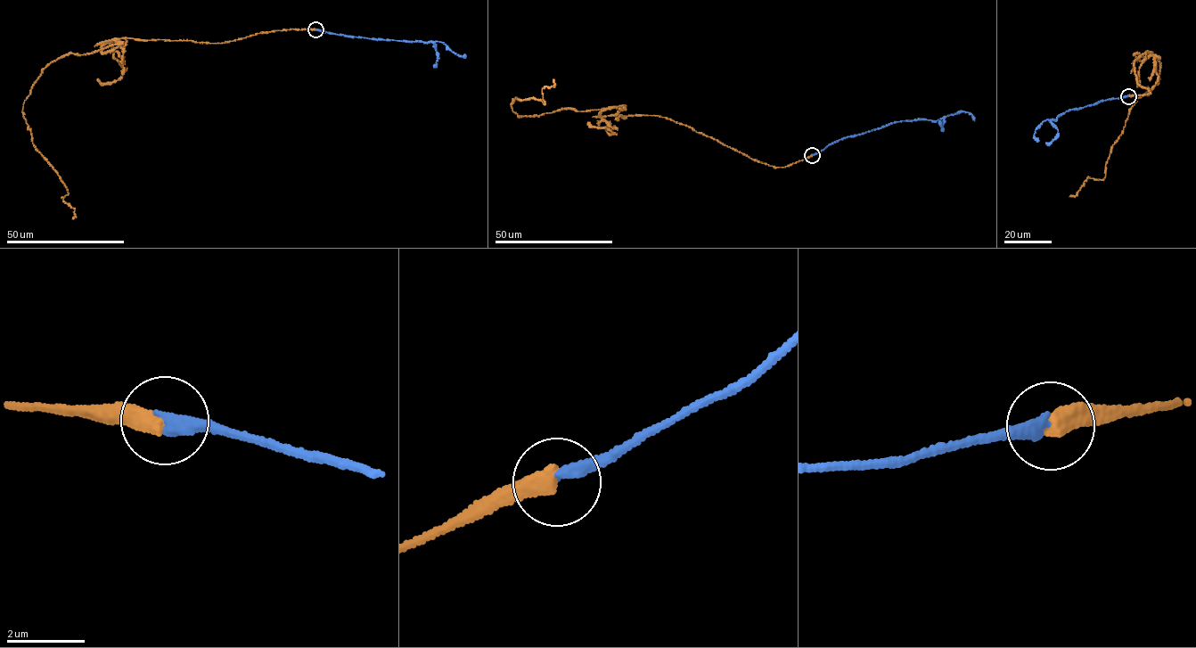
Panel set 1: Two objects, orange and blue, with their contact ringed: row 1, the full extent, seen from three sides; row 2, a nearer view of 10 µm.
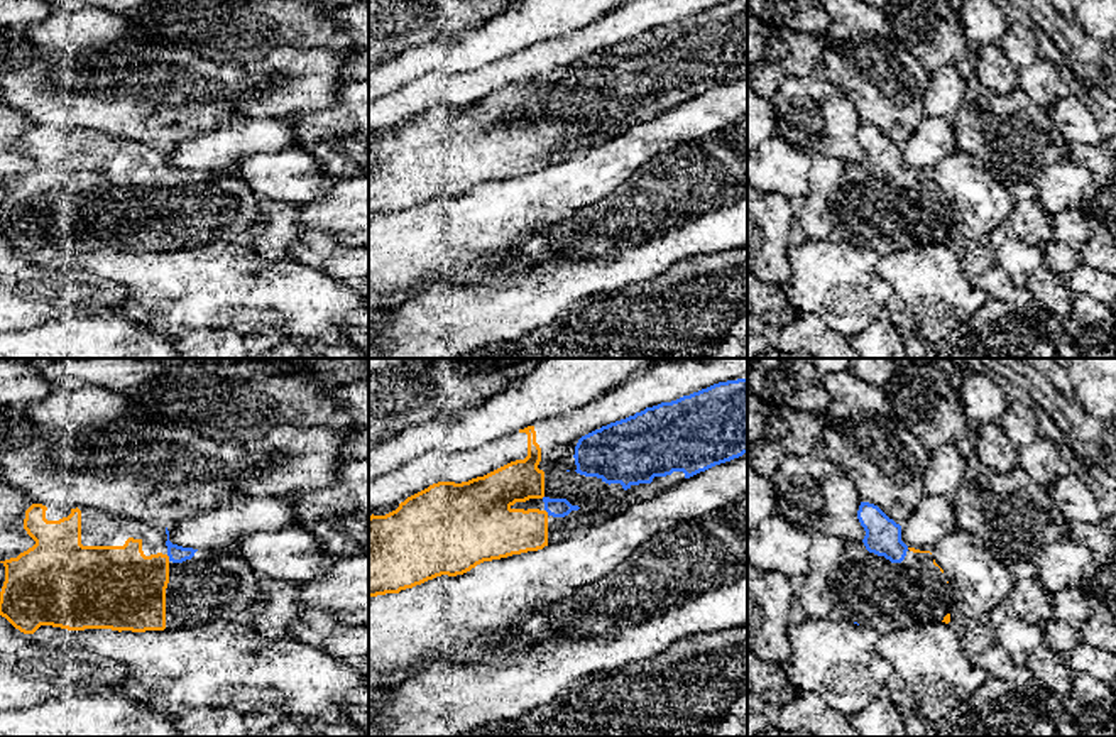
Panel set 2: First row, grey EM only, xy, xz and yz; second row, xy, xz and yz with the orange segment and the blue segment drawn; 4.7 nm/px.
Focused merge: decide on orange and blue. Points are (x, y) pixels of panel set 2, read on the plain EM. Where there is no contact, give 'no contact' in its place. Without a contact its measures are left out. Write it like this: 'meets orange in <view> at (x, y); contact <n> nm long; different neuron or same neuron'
meets orange in xy at (168, 180); contact 40 nm long; same neuron

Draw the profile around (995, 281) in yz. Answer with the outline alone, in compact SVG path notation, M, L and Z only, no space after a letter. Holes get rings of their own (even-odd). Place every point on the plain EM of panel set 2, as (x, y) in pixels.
M993 265L986 272L979 274L976 286L984 289L989 298L994 298L1008 306L1025 308L1033 303L1033 296L1026 287L1016 286L1008 272L998 265Z

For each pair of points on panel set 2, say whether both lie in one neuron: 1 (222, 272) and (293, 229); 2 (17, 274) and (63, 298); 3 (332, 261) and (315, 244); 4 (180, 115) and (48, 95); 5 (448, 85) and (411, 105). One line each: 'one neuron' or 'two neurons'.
1: two neurons
2: one neuron
3: one neuron
4: one neuron
5: one neuron

